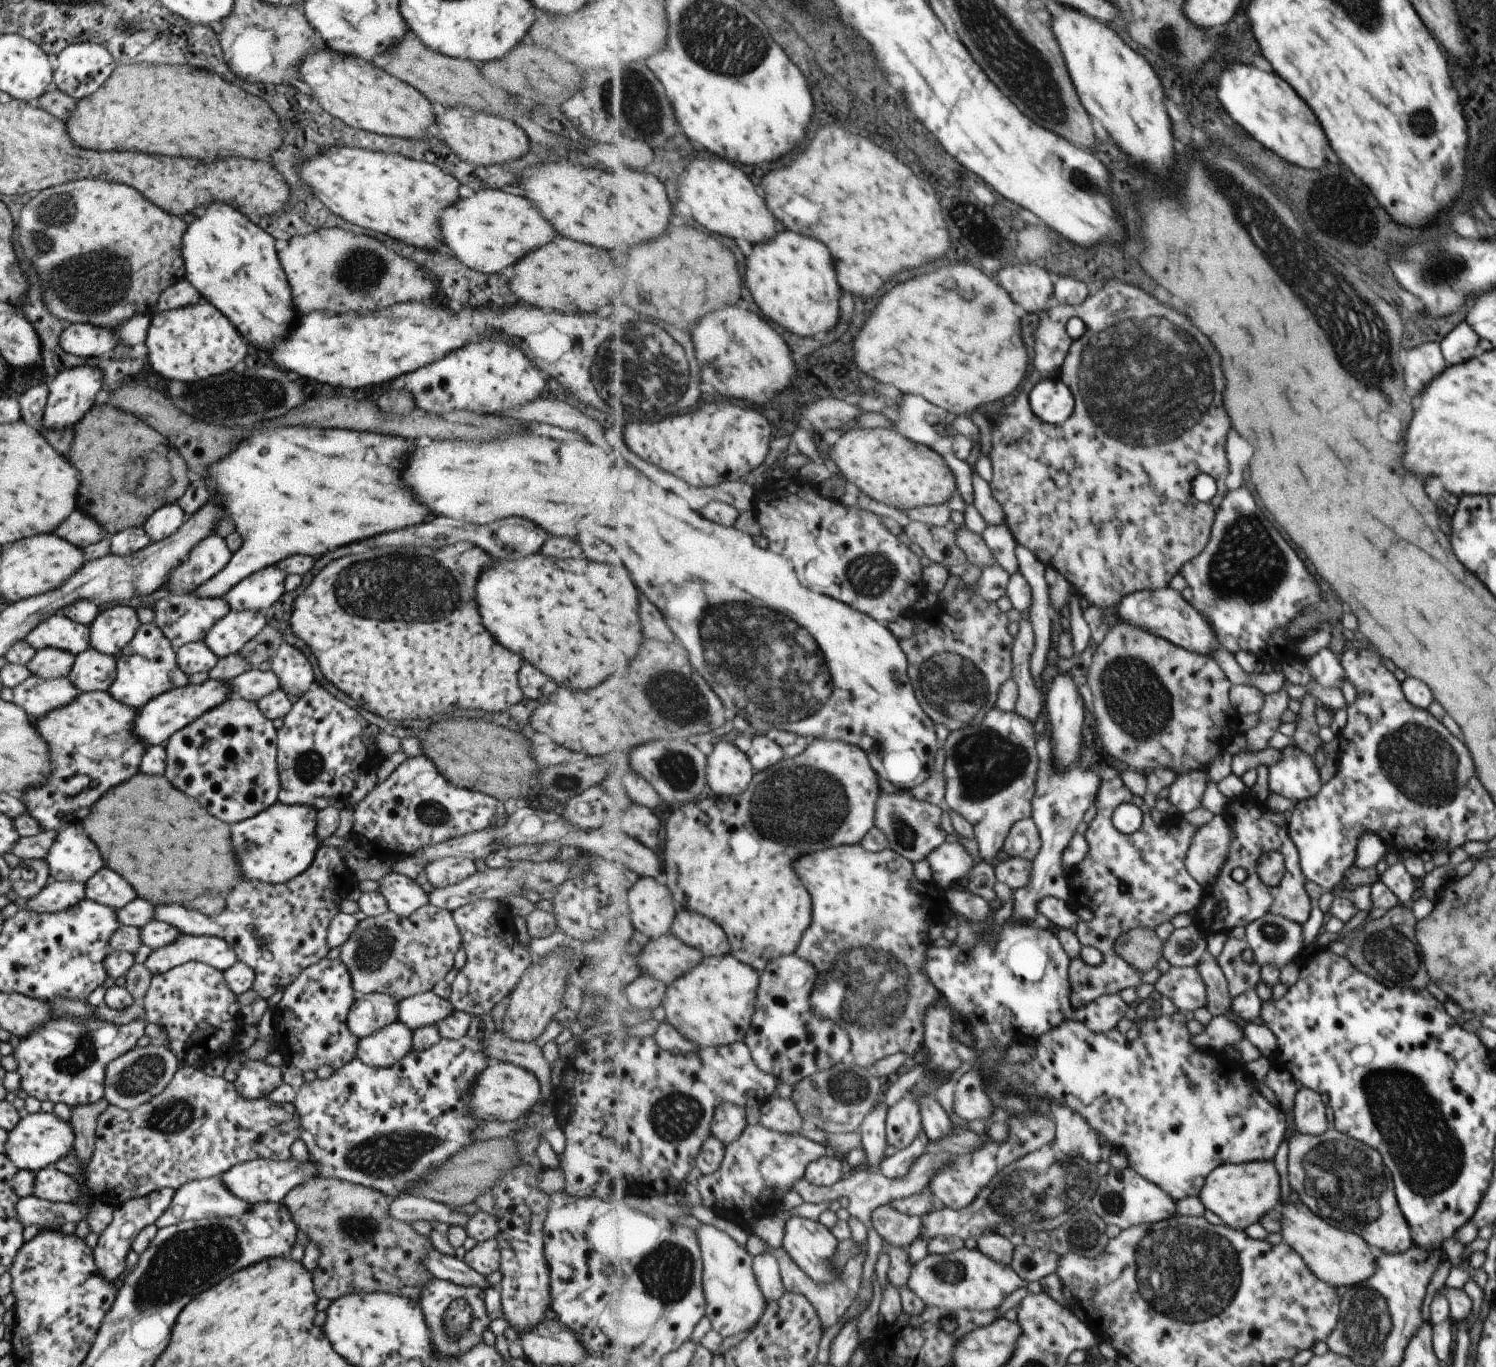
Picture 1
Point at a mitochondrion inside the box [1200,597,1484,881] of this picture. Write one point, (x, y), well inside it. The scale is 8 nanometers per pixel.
(1420, 763)

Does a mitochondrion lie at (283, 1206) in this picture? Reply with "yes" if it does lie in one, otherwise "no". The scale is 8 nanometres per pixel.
no

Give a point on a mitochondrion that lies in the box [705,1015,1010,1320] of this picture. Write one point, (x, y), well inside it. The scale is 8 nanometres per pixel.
(848, 1088)

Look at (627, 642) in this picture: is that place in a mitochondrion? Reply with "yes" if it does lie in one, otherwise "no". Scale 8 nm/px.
no

